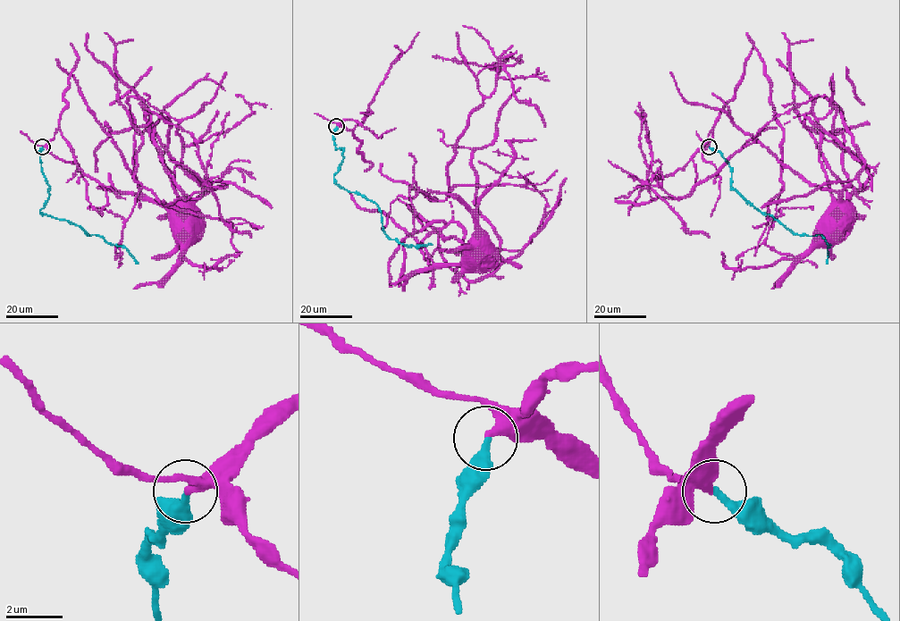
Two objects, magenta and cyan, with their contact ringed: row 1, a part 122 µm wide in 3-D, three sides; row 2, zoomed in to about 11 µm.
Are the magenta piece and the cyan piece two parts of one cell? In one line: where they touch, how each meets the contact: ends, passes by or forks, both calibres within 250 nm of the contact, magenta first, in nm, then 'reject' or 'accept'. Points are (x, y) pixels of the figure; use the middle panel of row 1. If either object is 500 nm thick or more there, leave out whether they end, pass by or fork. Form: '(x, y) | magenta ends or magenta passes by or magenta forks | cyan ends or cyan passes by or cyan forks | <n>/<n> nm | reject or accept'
(336, 126) | magenta ends | cyan ends | 360/280 nm | accept

